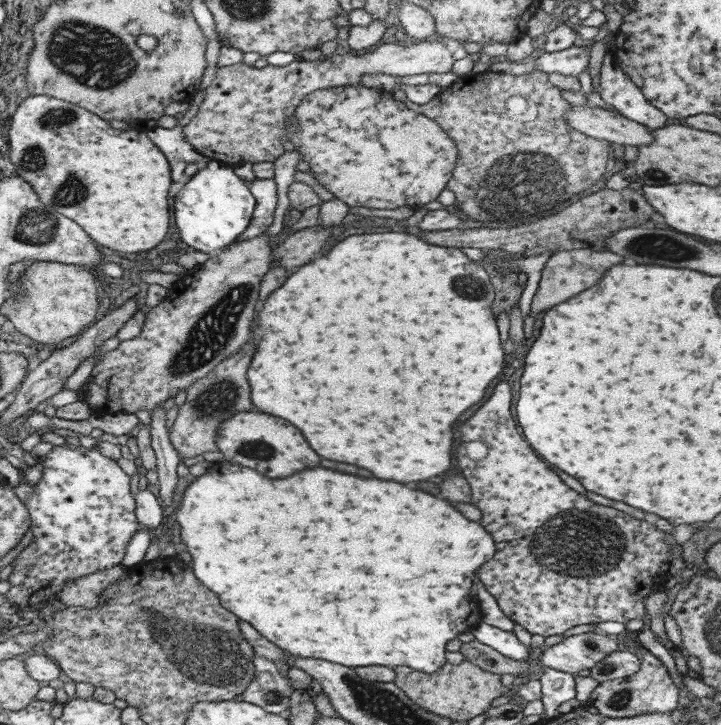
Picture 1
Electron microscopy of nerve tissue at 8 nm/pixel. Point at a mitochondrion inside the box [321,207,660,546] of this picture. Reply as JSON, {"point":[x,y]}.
{"point":[469,286]}

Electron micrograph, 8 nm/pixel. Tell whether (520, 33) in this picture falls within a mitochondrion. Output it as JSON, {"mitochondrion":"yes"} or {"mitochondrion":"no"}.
{"mitochondrion":"no"}

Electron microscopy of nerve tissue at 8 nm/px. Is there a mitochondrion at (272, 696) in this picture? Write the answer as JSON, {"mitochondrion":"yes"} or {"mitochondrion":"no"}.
{"mitochondrion":"yes"}

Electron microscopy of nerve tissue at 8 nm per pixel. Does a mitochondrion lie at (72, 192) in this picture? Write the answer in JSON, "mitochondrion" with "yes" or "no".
{"mitochondrion":"yes"}

